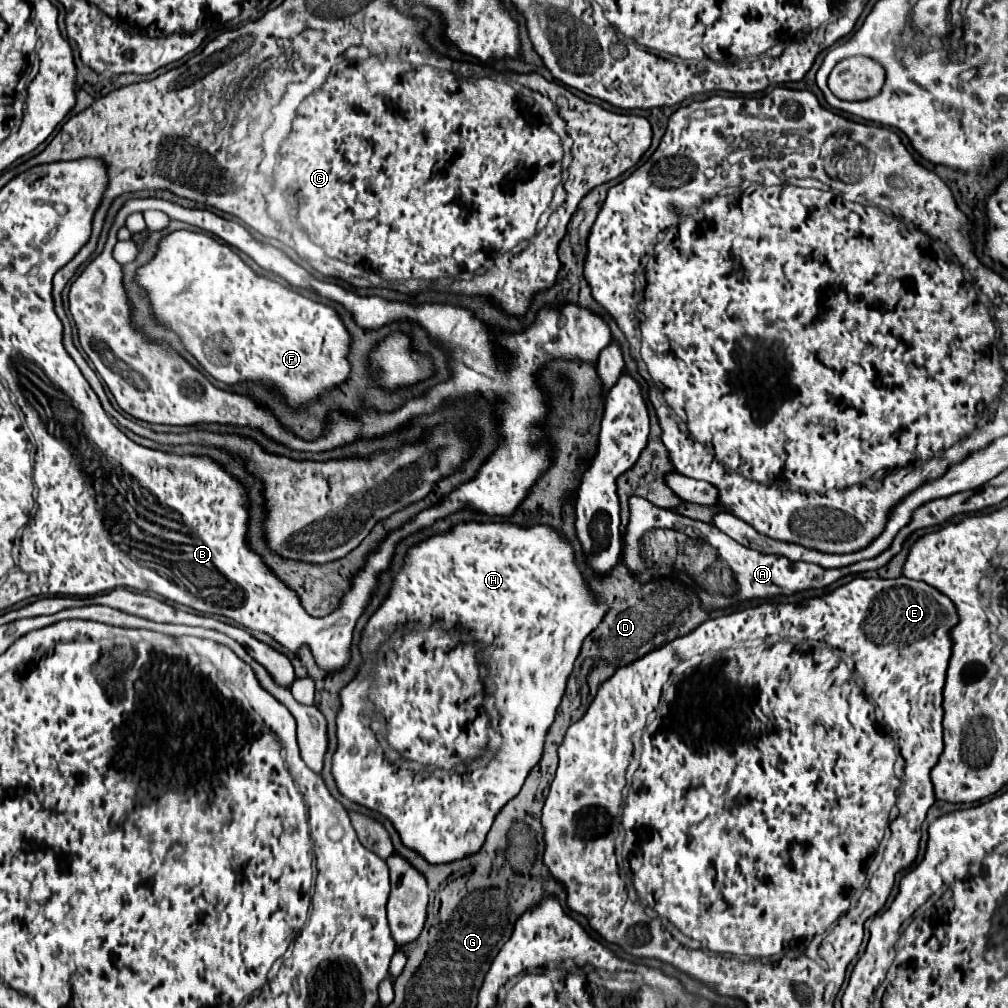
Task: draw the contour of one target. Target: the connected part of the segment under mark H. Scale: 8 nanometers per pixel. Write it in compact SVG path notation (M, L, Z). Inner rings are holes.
M494 522L454 526L450 532L408 550L406 566L396 574L390 596L370 618L362 634L364 644L368 644L372 652L378 648L376 634L392 636L396 630L406 630L404 638L392 642L394 652L390 652L388 646L380 646L382 652L378 650L378 664L374 666L378 684L372 688L372 700L376 700L380 712L376 720L368 714L374 712L374 704L364 700L364 692L352 694L352 686L358 684L348 684L342 690L342 708L340 718L336 720L338 750L332 758L336 768L332 768L332 774L338 790L348 800L386 816L398 830L404 846L420 852L430 864L444 864L478 852L496 814L520 792L522 782L526 780L524 768L530 772L542 756L544 734L554 722L582 640L606 614L606 606L596 602L594 594L586 588L572 556L572 546L560 532L548 526L520 528L516 524ZM476 652L480 652L486 670L482 682L488 694L494 696L498 708L498 718L492 720L492 726L500 734L502 744L488 766L472 772L450 772L452 764L478 758L480 750L488 744L488 720L480 720L484 714L478 714L482 700ZM378 720L386 720L388 728ZM386 748L390 748L392 756L384 752ZM398 752L410 762L422 764L418 770L424 768L424 774L396 766L396 762L404 764L404 758Z

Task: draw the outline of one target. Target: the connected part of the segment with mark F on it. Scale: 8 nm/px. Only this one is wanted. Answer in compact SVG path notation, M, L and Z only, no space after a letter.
M178 230L168 234L156 256L138 270L138 282L148 290L158 320L182 338L186 350L216 380L228 384L242 380L272 384L278 392L284 392L294 408L298 408L300 404L318 398L328 386L344 382L350 372L346 360L350 334L330 306L304 298L270 278L254 274L254 270L246 266L230 246L220 244L204 232Z

